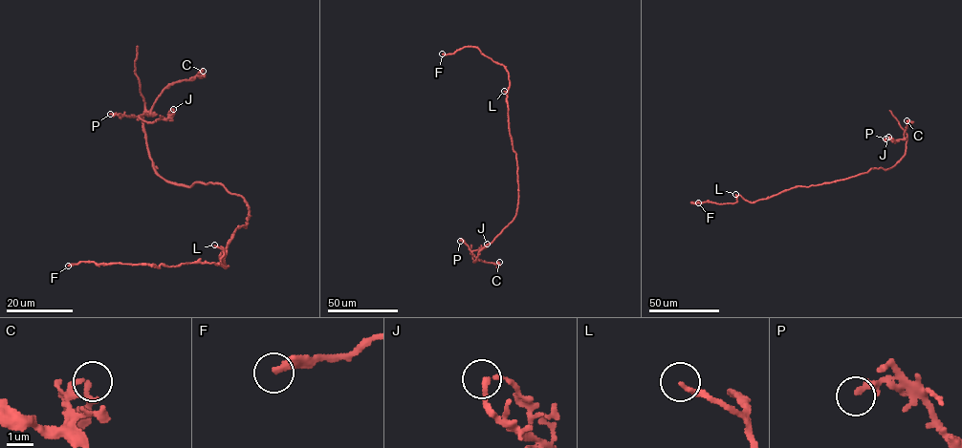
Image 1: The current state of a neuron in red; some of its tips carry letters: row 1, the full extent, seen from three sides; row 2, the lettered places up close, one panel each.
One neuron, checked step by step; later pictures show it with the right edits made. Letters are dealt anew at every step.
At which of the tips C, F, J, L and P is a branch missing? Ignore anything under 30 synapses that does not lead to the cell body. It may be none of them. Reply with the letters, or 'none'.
F, L

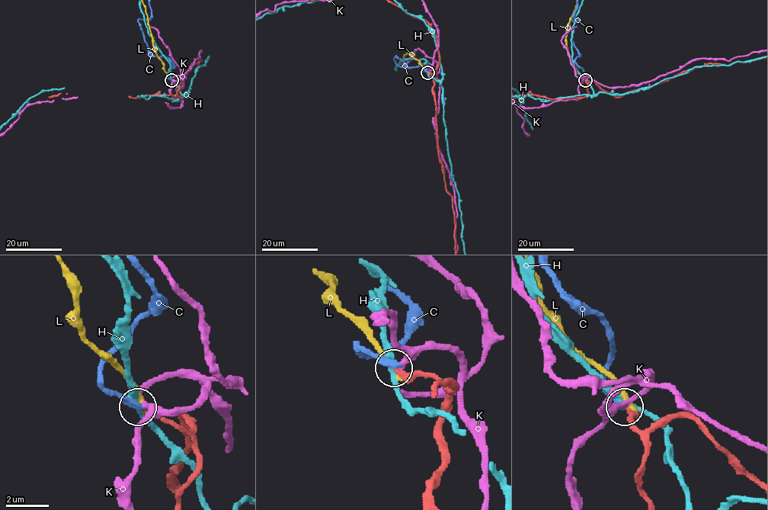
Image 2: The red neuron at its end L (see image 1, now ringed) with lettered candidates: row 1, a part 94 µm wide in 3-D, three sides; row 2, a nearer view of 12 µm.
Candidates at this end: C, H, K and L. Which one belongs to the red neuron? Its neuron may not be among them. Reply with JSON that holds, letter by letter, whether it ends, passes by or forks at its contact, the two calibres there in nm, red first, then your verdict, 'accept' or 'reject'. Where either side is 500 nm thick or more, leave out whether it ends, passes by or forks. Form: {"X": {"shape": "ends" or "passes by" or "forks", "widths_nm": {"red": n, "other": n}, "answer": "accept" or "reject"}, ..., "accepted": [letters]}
{"C": {"shape": "ends", "widths_nm": {"red": 240, "other": 280}, "answer": "reject"}, "H": {"shape": "passes by", "widths_nm": {"red": 260, "other": 240}, "answer": "reject"}, "K": {"shape": "passes by", "widths_nm": {"red": 240, "other": 260}, "answer": "reject"}, "L": {"shape": "ends", "widths_nm": {"red": 280, "other": 240}, "answer": "reject"}, "accepted": []}

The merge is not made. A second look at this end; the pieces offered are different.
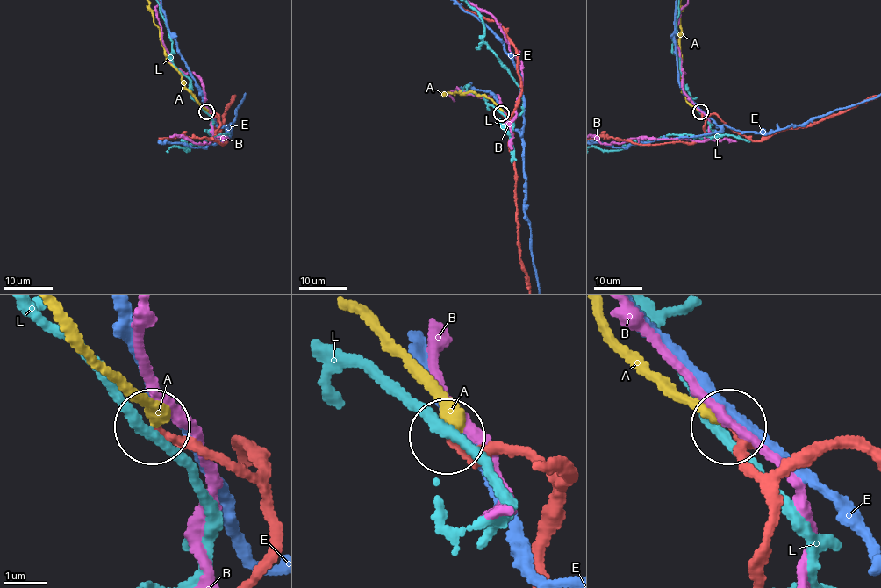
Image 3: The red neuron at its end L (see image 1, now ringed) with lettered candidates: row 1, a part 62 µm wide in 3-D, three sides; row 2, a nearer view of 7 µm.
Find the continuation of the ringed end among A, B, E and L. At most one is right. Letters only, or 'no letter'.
A

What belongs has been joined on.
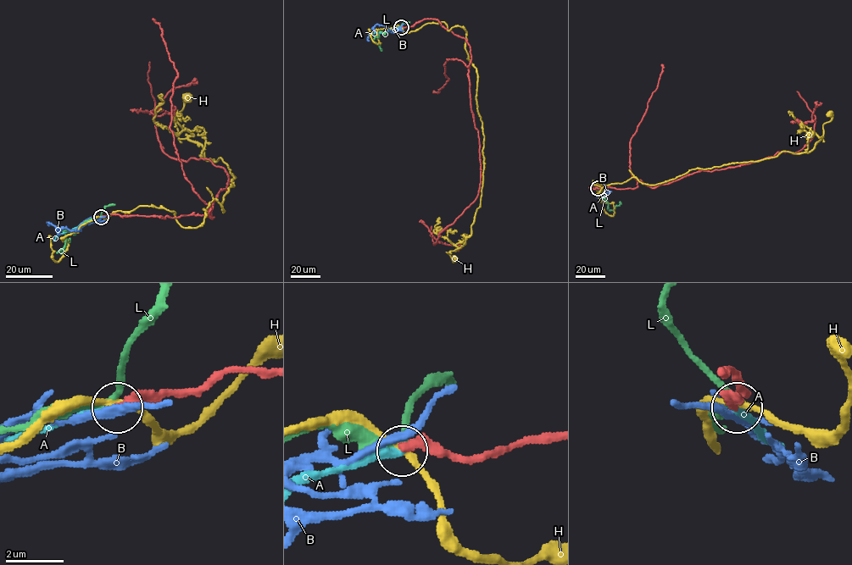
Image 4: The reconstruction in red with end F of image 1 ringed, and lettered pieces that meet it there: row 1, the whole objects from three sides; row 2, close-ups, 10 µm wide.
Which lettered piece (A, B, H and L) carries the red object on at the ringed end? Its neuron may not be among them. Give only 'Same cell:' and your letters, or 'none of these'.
Same cell: A

